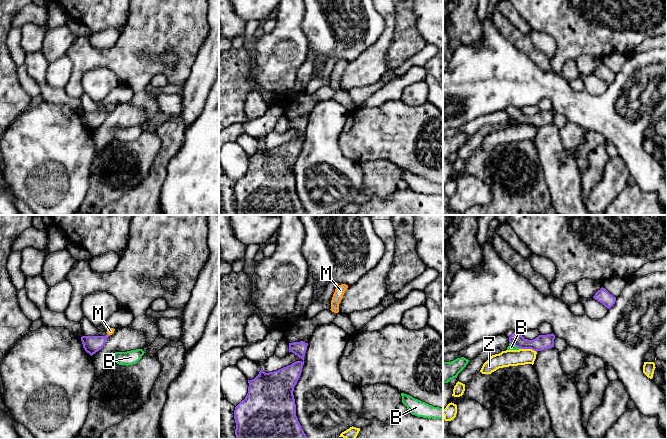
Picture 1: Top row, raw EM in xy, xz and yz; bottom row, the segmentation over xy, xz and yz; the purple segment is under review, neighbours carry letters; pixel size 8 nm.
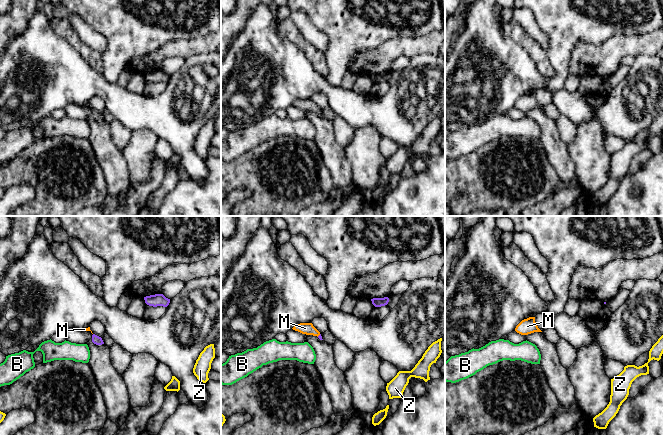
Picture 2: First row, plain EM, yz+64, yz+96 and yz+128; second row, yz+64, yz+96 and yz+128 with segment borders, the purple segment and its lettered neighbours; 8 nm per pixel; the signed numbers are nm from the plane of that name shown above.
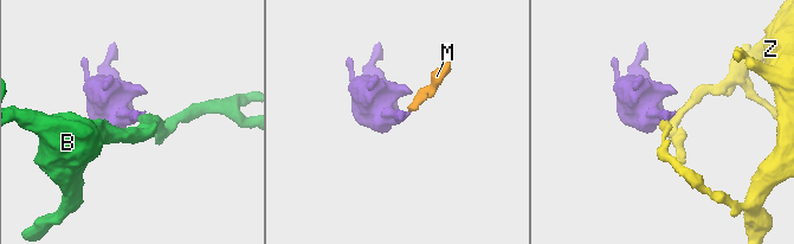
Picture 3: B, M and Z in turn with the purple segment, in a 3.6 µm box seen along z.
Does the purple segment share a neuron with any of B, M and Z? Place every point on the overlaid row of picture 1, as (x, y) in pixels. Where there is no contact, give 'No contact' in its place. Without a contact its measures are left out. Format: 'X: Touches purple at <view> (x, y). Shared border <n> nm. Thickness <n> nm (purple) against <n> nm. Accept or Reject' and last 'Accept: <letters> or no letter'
B: Touches purple at yz (516, 346). Shared border 110 nm. Thickness 120 nm (purple) against 50 nm. Reject
M: No contact. Accept
Z: Touches purple at yz (529, 348). Shared border 130 nm. Thickness 120 nm (purple) against 130 nm. Reject
Accept: M

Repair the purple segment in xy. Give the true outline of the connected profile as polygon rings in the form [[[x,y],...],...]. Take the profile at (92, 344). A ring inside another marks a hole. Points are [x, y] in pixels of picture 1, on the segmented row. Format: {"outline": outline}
{"outline": [[[109,328],[105,336],[82,336],[83,348],[91,356],[101,350],[105,345],[107,338],[114,333],[114,328]]]}

